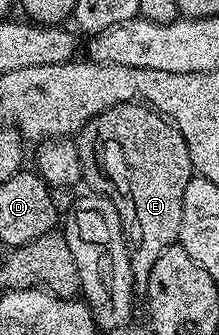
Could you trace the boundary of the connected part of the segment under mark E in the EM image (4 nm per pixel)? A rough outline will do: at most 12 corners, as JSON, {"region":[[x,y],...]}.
{"region":[[142,102],[79,129],[135,287],[179,239],[189,146]]}

